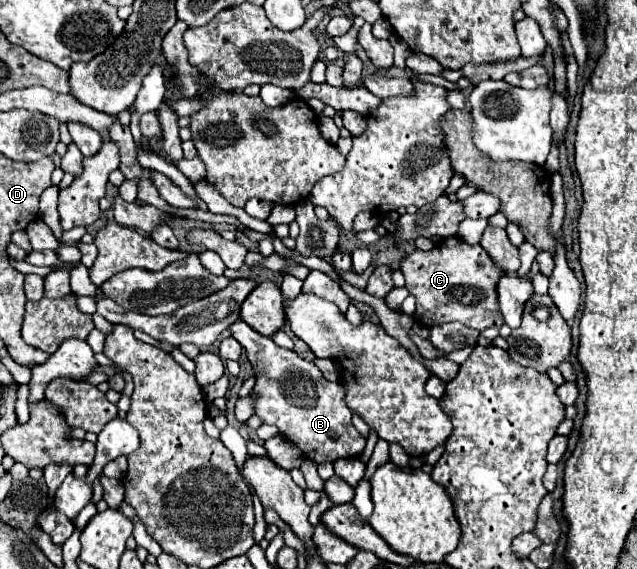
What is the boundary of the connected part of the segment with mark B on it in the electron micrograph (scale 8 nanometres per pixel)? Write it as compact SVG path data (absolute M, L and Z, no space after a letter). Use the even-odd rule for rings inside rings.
M237 321L229 329L243 349L247 349L247 357L253 363L253 409L263 423L275 425L283 437L301 447L301 453L307 459L315 459L315 463L361 457L367 439L351 423L351 409L343 399L341 383L323 379L315 363L279 347L271 337L261 337L245 321Z

